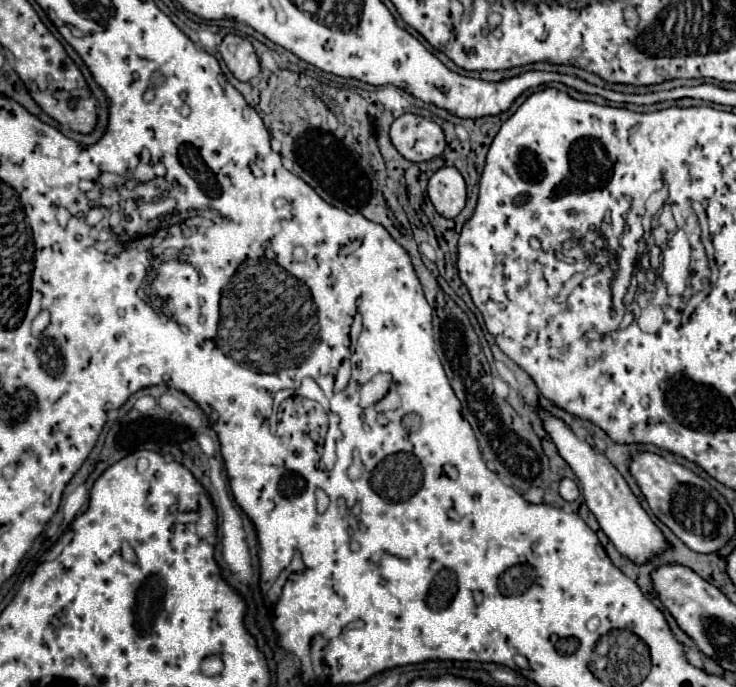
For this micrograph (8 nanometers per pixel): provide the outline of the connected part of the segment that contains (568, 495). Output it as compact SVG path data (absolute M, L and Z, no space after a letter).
M562 479L560 481L560 495L566 499L566 501L574 501L580 491L578 491L578 485L572 481L572 479Z

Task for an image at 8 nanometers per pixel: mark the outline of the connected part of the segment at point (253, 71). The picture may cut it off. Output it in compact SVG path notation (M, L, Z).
M226 35L218 45L218 51L238 81L250 81L260 73L260 63L254 53L254 47L248 39L240 35Z

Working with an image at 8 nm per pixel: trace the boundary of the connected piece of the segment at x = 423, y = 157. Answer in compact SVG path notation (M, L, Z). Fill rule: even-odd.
M404 113L392 123L390 139L396 151L408 161L428 161L446 147L442 127L412 113Z

